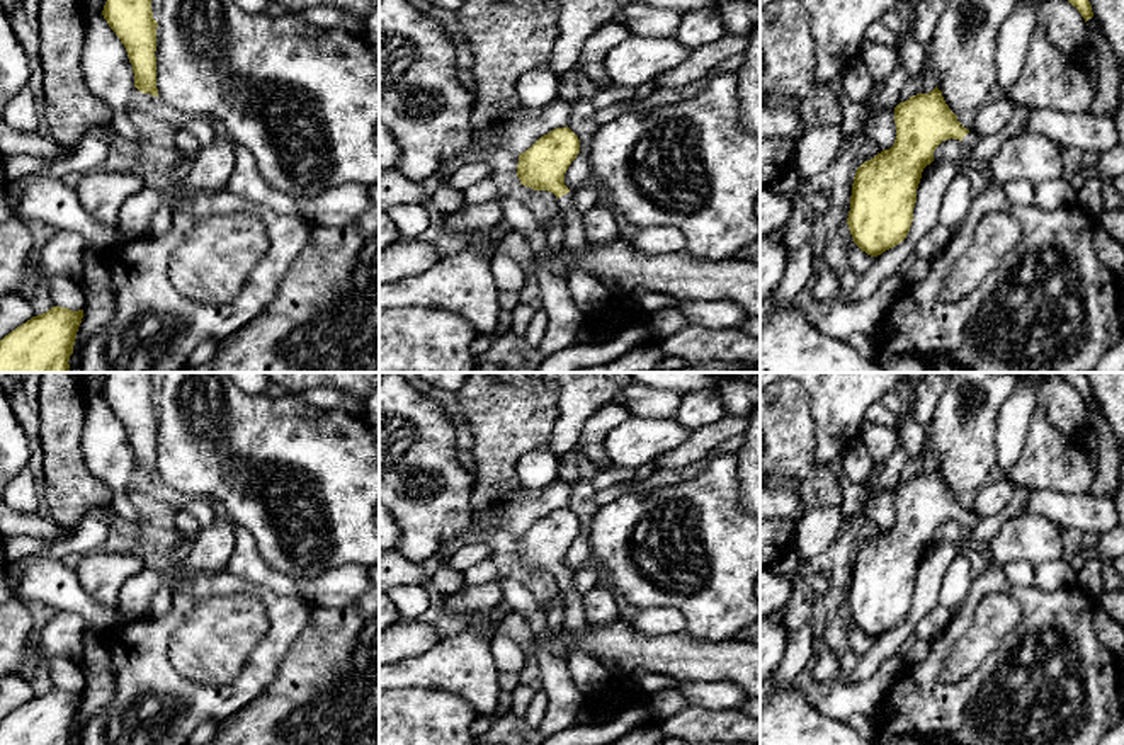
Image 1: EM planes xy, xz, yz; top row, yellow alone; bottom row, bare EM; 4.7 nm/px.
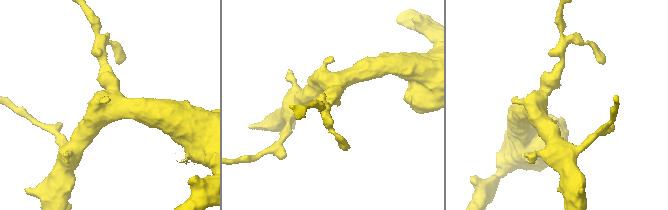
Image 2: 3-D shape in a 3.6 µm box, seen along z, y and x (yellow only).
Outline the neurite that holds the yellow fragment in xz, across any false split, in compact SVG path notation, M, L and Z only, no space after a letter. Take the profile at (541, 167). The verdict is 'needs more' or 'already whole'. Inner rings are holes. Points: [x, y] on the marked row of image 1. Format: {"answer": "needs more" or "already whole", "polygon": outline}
{"answer": "needs more", "polygon": "M568 126L556 128L519 155L517 177L525 187L553 192L559 209L568 214L565 245L575 255L568 291L576 310L588 316L607 304L610 291L593 274L582 269L582 250L587 245L583 214L575 209L573 194L565 185L565 173L578 153L578 136Z"}

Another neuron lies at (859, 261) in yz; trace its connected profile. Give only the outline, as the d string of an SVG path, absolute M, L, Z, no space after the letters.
M855 243L850 245L849 264L859 274L859 277L866 276L866 272L871 269L872 262L874 262L874 257L862 252Z

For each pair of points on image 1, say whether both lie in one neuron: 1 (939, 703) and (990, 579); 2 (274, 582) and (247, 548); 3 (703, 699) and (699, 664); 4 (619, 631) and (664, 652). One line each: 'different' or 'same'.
1: same
2: same
3: different
4: same

